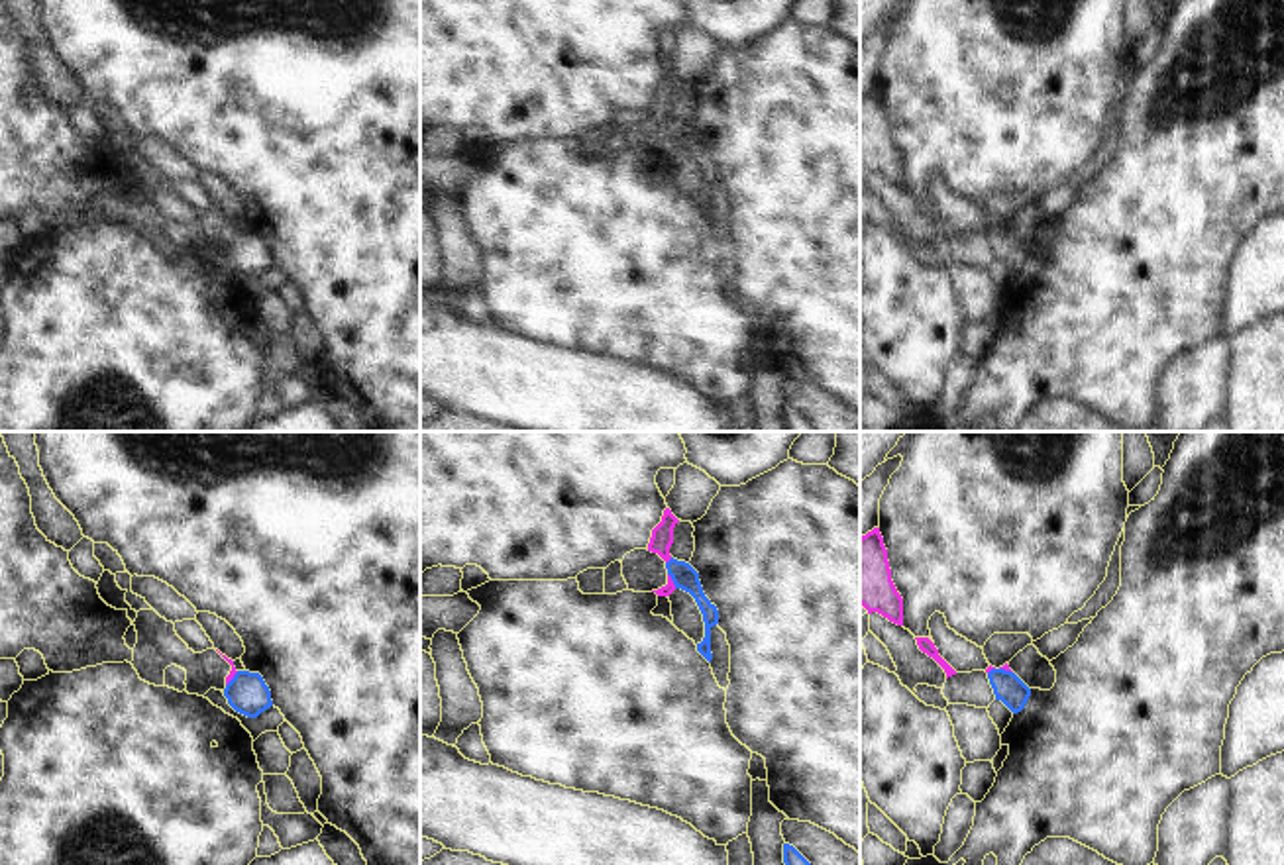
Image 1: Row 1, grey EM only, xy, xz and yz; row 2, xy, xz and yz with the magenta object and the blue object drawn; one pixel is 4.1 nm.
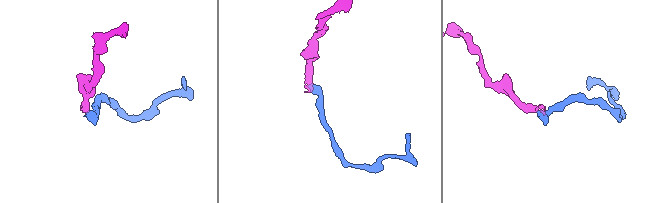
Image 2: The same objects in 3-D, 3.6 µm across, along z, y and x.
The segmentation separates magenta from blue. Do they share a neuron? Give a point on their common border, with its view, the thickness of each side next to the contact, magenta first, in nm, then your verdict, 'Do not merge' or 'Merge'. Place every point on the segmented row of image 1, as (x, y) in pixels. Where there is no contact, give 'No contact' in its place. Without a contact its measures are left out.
Touches magenta at xz (668, 559). Thickness 100 nm (magenta) against 100 nm. Do not merge.

